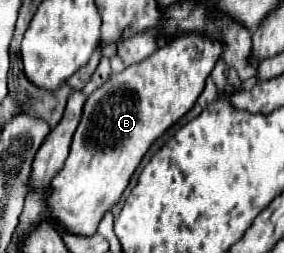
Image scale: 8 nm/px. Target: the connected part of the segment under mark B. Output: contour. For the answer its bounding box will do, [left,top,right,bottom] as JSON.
[47,34,223,236]

